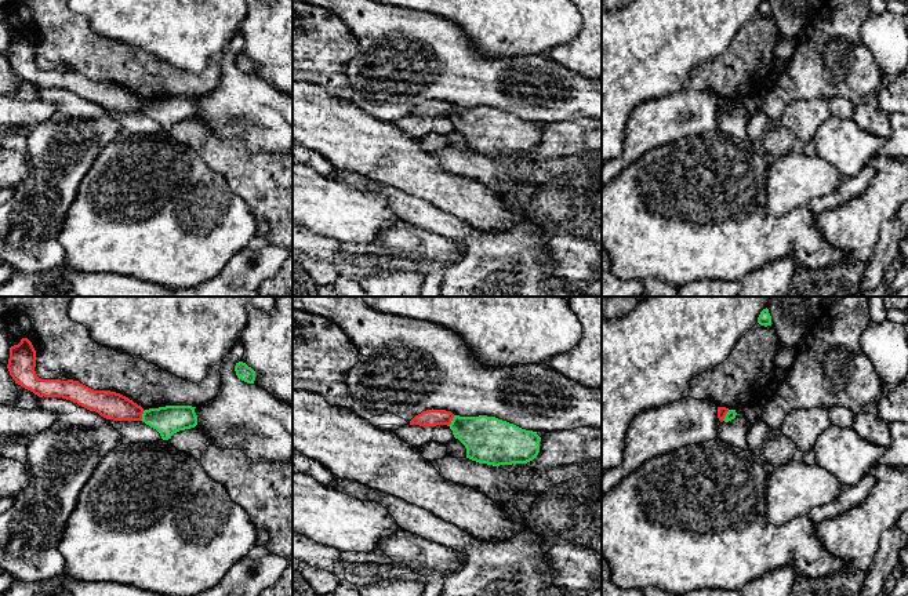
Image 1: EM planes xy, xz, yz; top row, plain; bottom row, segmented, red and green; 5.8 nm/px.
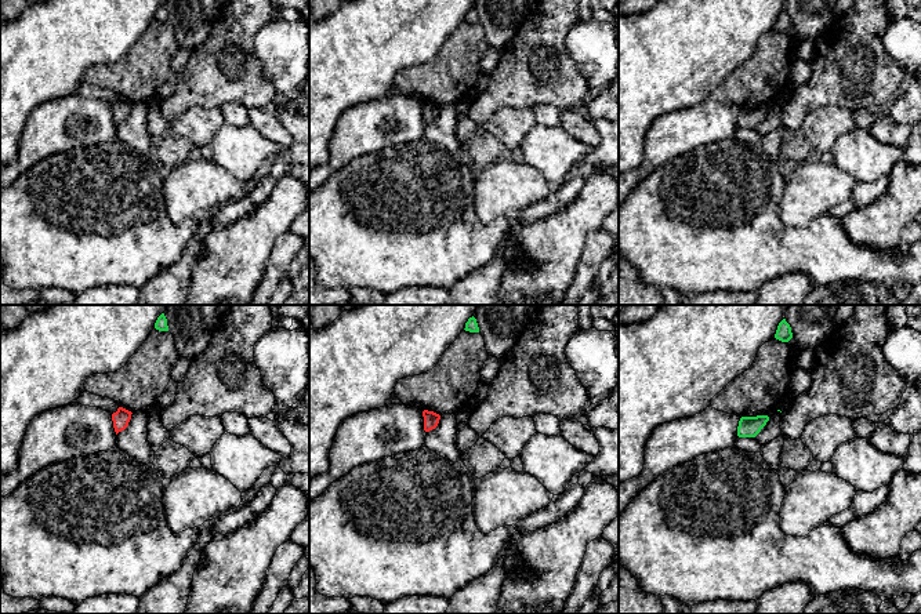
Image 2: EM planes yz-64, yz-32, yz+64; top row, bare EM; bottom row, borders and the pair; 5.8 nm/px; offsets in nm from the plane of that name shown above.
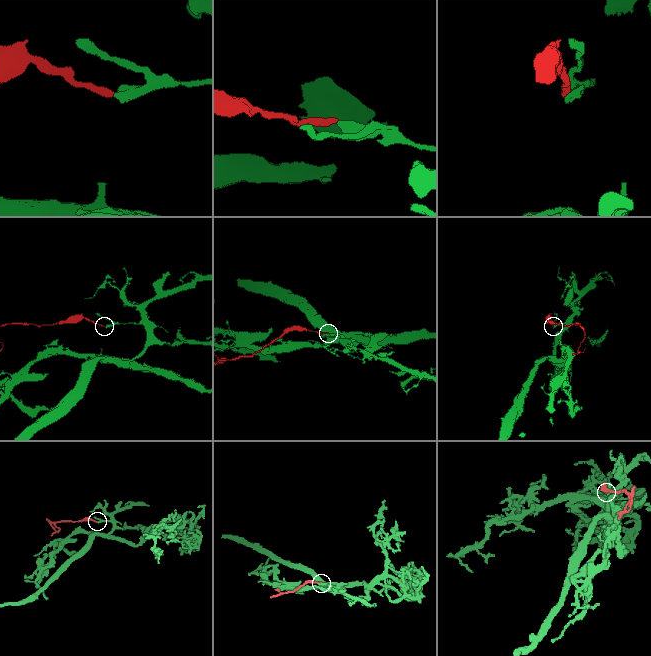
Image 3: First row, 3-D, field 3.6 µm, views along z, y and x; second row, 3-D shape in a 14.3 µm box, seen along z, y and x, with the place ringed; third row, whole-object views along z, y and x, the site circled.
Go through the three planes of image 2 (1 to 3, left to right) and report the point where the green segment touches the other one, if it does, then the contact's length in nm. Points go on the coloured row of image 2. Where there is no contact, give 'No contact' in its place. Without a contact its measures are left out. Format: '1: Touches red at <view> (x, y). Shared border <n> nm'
1: No contact
2: No contact
3: No contact

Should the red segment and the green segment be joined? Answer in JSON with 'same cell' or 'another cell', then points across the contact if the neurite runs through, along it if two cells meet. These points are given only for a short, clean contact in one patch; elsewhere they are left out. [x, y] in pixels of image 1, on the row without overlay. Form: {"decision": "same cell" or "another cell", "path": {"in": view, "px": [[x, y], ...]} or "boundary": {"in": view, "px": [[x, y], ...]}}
{"decision": "another cell", "boundary": {"in": "xy", "px": [[145, 101], [140, 111]]}}

